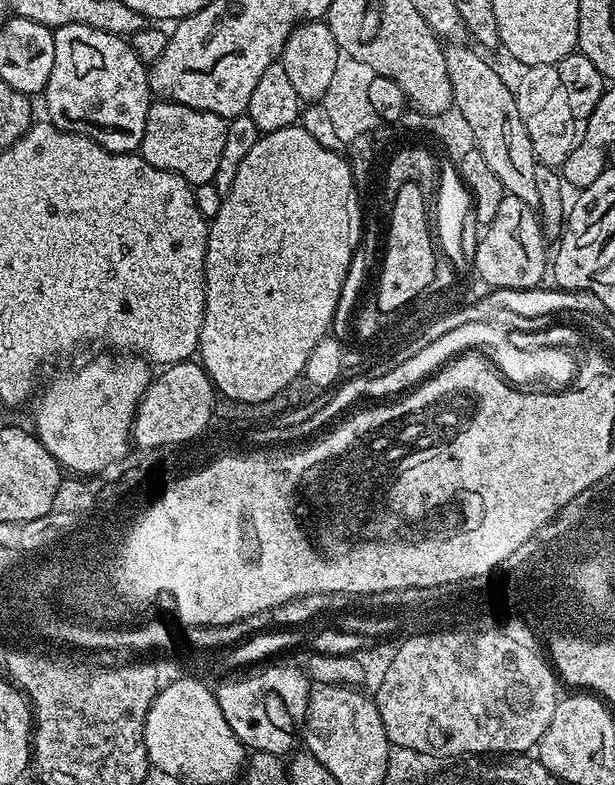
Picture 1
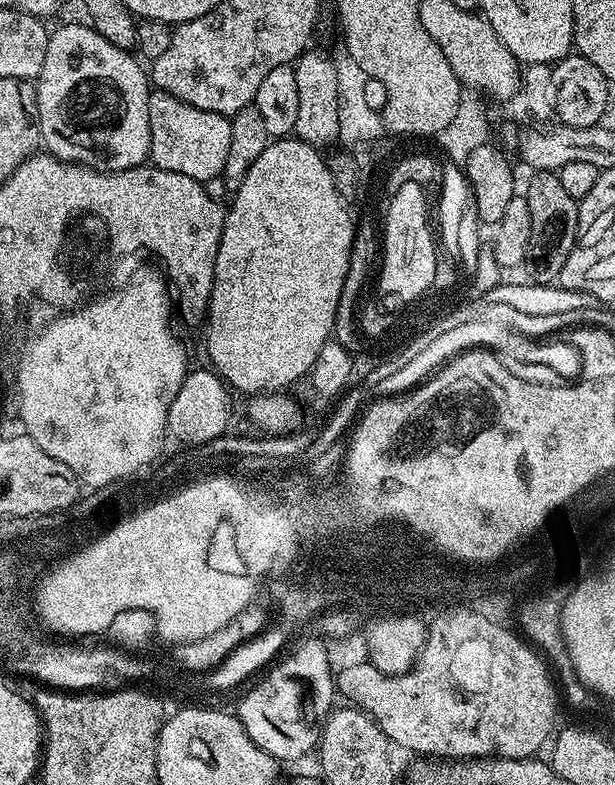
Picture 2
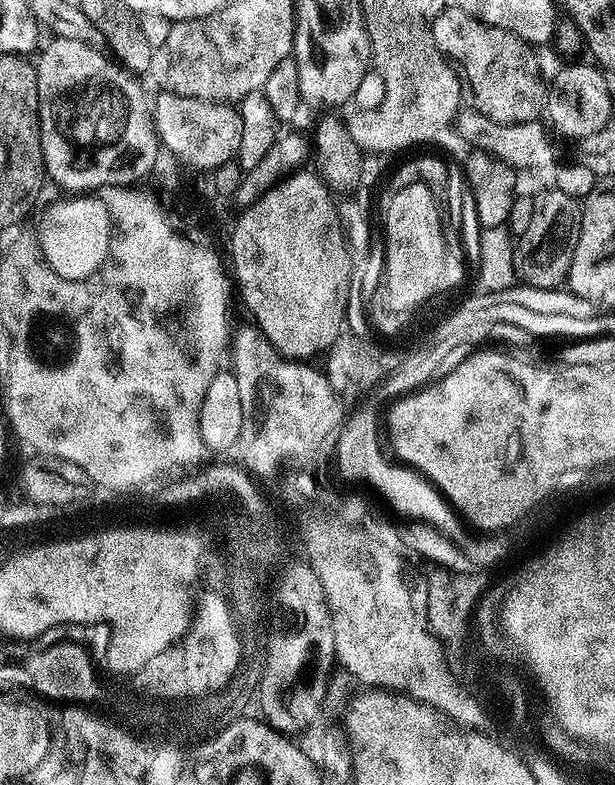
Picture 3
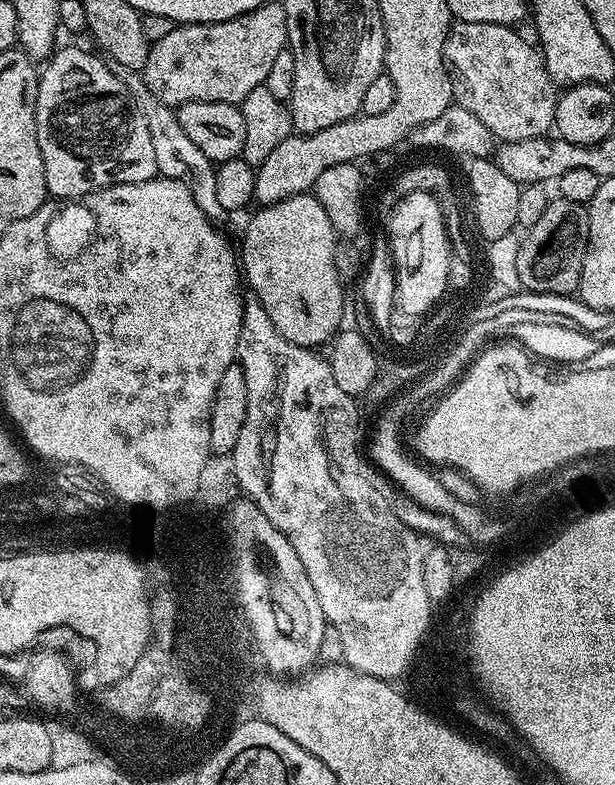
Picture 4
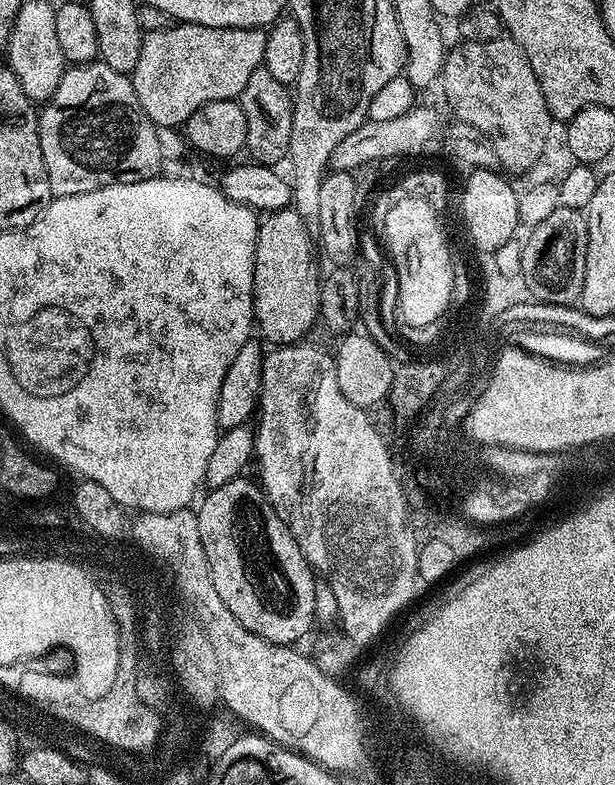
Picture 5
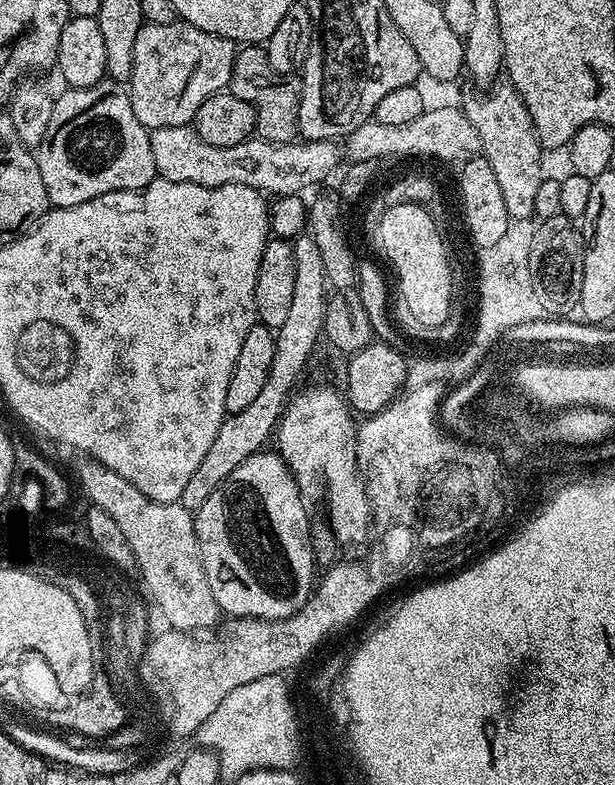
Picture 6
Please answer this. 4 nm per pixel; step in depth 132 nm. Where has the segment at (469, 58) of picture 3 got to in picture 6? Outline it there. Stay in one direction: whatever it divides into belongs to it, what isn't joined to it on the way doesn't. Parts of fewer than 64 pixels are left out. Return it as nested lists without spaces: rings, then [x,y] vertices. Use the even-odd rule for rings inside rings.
[[[500,82],[489,87],[485,96],[472,96],[462,110],[470,122],[474,122],[474,130],[478,130],[480,151],[490,162],[490,170],[494,170],[494,178],[502,190],[502,202],[506,202],[506,210],[513,221],[524,220],[534,213],[534,198],[538,194],[538,186],[546,178],[544,164],[540,161],[542,145],[534,130],[534,122],[530,118],[530,110],[526,110],[526,102],[508,82]]]

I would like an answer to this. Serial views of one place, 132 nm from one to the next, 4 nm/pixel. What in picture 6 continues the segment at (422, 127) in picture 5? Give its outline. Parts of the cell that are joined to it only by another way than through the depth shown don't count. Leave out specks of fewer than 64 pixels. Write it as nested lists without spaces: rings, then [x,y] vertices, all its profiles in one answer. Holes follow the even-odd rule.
[[[187,124],[154,128],[150,132],[150,150],[154,150],[154,166],[159,179],[179,184],[197,184],[207,188],[227,184],[250,186],[260,189],[261,193],[272,198],[295,197],[296,192],[304,192],[307,188],[322,183],[339,166],[340,156],[342,160],[342,148],[338,145],[336,140],[304,140],[291,144],[275,144],[269,140],[250,138],[246,142],[238,142],[238,146],[210,146],[210,142],[198,135],[195,127]]]

